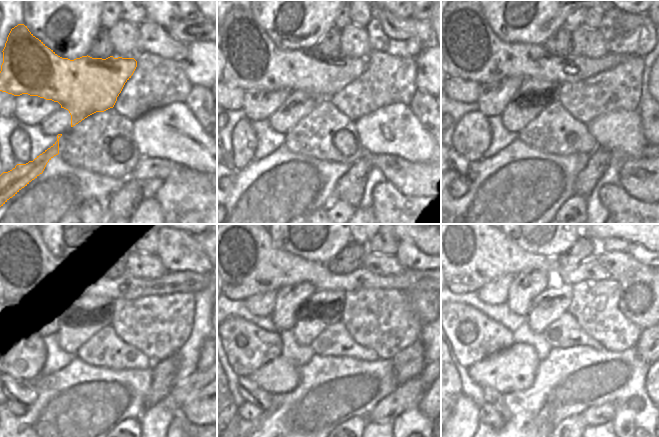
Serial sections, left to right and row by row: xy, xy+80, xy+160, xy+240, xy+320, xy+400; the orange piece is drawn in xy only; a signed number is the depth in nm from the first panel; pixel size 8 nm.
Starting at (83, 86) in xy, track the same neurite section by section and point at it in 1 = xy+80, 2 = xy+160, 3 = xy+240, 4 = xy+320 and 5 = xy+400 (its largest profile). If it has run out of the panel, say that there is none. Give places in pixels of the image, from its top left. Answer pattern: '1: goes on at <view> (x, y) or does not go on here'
1: goes on at xy+80 (252, 60)
2: goes on at xy+160 (471, 50)
3: goes on at xy+240 (26, 270)
4: goes on at xy+320 (237, 245)
5: goes on at xy+400 (471, 252)

